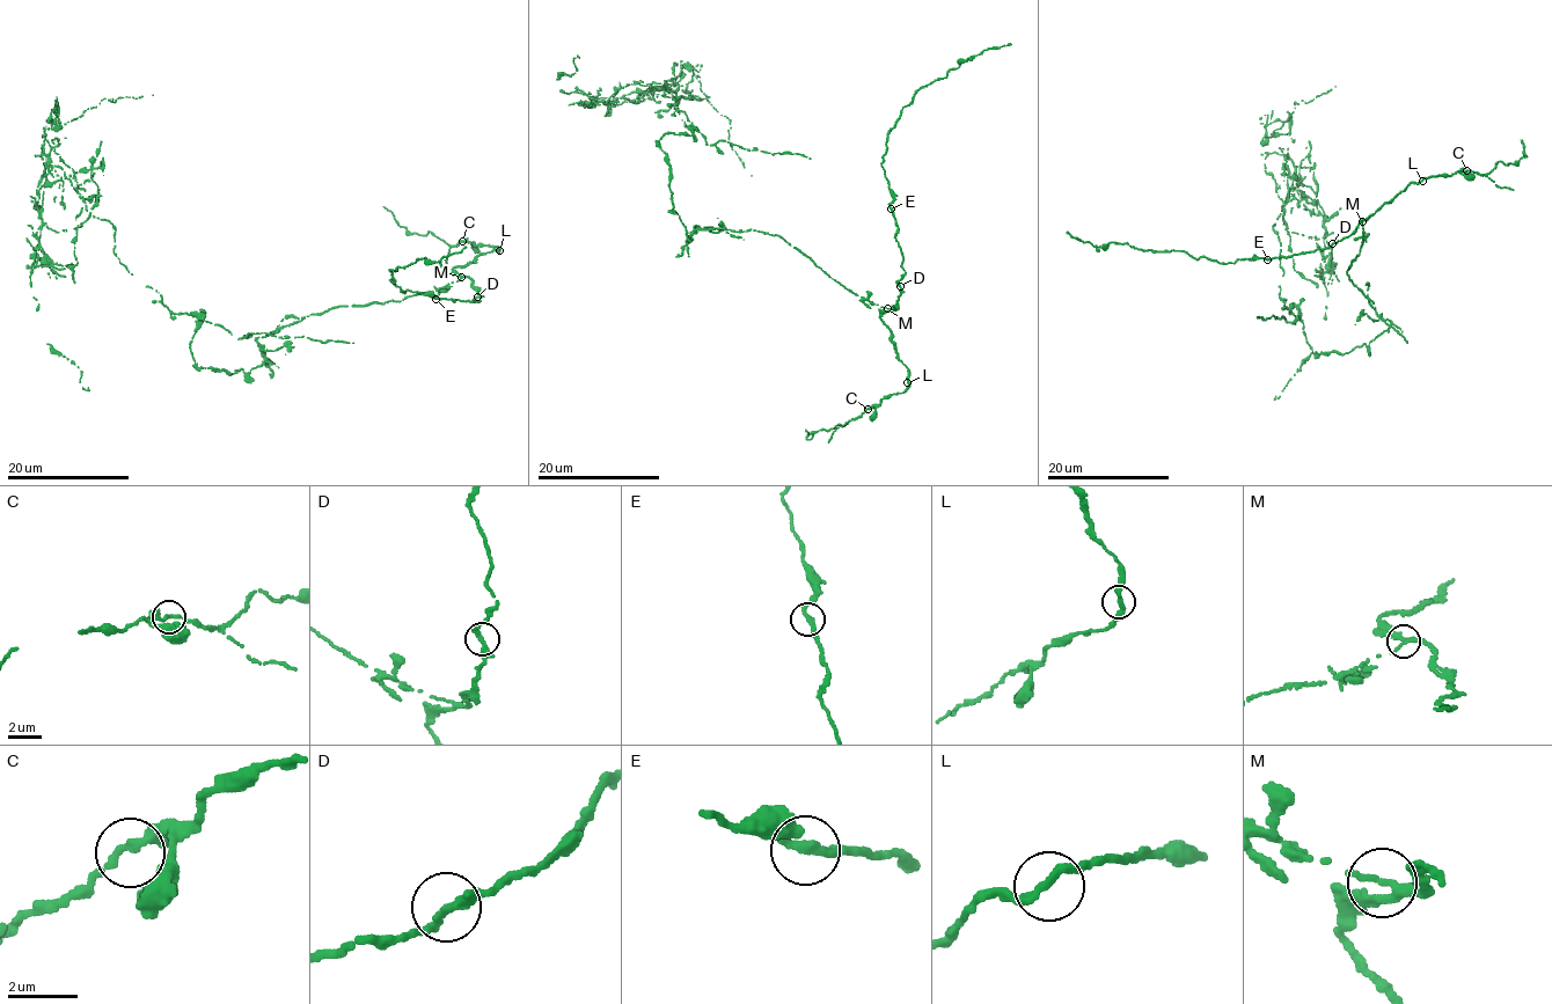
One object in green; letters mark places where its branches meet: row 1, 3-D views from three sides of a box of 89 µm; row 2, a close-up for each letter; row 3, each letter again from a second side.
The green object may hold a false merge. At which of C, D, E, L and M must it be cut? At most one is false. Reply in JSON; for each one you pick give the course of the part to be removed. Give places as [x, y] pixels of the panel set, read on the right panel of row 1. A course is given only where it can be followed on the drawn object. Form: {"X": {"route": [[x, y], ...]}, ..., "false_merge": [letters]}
{"false_merge": ["M"]}

